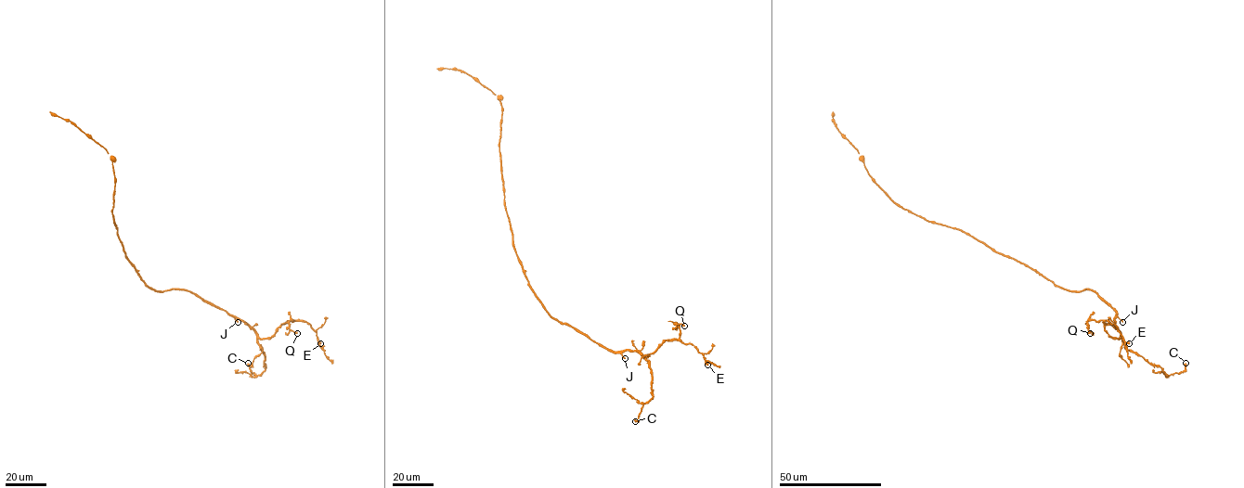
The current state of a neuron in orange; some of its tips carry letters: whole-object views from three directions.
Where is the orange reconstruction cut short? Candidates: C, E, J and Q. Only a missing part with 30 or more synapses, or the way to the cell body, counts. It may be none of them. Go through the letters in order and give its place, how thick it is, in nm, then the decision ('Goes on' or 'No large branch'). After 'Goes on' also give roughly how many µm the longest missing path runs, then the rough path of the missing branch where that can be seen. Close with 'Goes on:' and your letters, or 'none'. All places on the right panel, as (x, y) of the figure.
C: Place: (1185, 363). Thickness 600 nm. No large branch
E: Place: (1129, 343). Thickness 550 nm. Goes on. Missing length about 15 µm. Course of what is missing: (1129, 343), (1153, 356)
J: Place: (1122, 322). Thickness 320 nm. No large branch
Q: Place: (1090, 333). Thickness 500 nm. No large branch
Goes on: E

